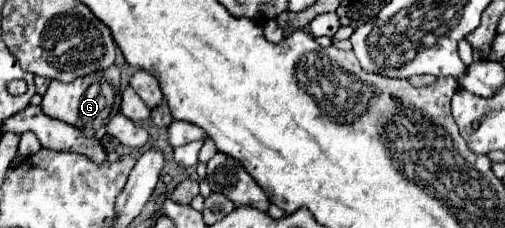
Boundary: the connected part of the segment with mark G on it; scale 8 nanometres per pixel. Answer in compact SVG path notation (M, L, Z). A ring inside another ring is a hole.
M115 65L105 71L105 79L93 79L91 85L87 85L85 79L75 79L73 83L51 81L47 93L43 95L41 107L49 117L81 129L89 139L103 139L107 133L105 123L109 123L109 119L119 113L121 95L115 91L115 81L119 83L119 73Z

